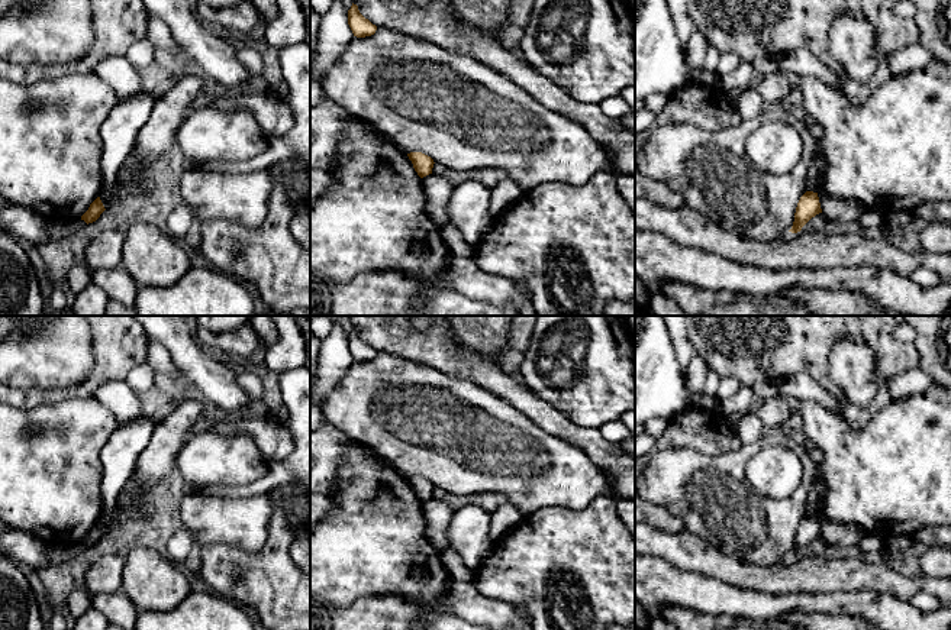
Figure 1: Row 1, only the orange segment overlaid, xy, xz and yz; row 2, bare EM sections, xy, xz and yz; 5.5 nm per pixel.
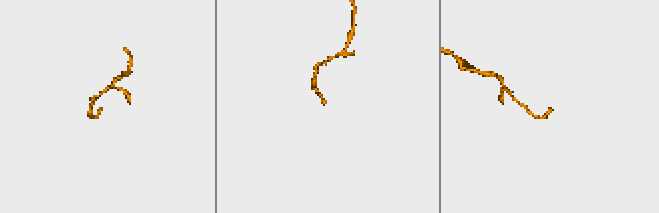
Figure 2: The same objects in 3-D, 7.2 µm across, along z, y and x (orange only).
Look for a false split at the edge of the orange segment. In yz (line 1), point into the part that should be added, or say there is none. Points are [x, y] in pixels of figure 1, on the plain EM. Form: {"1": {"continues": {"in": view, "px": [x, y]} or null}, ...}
{"1": {"continues": null}}

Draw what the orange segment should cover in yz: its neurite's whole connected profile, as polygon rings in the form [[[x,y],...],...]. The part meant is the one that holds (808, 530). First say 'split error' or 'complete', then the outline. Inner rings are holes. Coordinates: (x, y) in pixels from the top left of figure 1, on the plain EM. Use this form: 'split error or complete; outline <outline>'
complete; outline [[[806,516],[796,532],[794,546],[789,556],[797,558],[816,539],[822,537],[818,517]]]

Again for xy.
complete; outline [[[97,521],[88,532],[88,534],[81,540],[81,545],[84,545],[87,549],[96,546],[100,539],[104,536],[104,530],[100,524],[100,521]]]

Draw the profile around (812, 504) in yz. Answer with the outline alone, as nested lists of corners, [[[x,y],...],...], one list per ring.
[[[815,476],[813,485],[809,491],[809,497],[806,501],[806,510],[807,510],[807,516],[818,516],[818,510],[819,510],[819,500],[821,500],[821,492],[822,492],[823,484],[819,479],[819,476]]]

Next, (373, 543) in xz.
[[[352,440],[344,443],[344,458],[338,466],[331,503],[329,514],[310,533],[310,597],[331,614],[367,597],[397,597],[422,608],[422,618],[415,623],[413,630],[494,630],[471,624],[451,611],[447,591],[451,576],[441,553],[426,536],[422,503],[407,478],[397,474],[371,449]]]

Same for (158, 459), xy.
[[[183,401],[164,416],[155,426],[148,446],[138,458],[132,478],[122,490],[117,504],[112,511],[103,513],[100,524],[109,533],[117,520],[136,507],[145,492],[164,481],[177,465],[177,455],[191,432],[199,427],[204,401]]]

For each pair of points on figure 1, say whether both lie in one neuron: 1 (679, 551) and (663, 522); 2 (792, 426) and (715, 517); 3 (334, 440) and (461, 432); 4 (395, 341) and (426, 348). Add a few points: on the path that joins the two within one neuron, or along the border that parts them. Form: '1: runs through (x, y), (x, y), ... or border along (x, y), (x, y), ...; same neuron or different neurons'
1: border along (650, 524), (666, 532), (683, 530); different neurons
2: border along (780, 426), (790, 435); different neurons
3: border along (326, 420), (350, 439); different neurons
4: runs through (402, 341), (419, 346); same neuron

